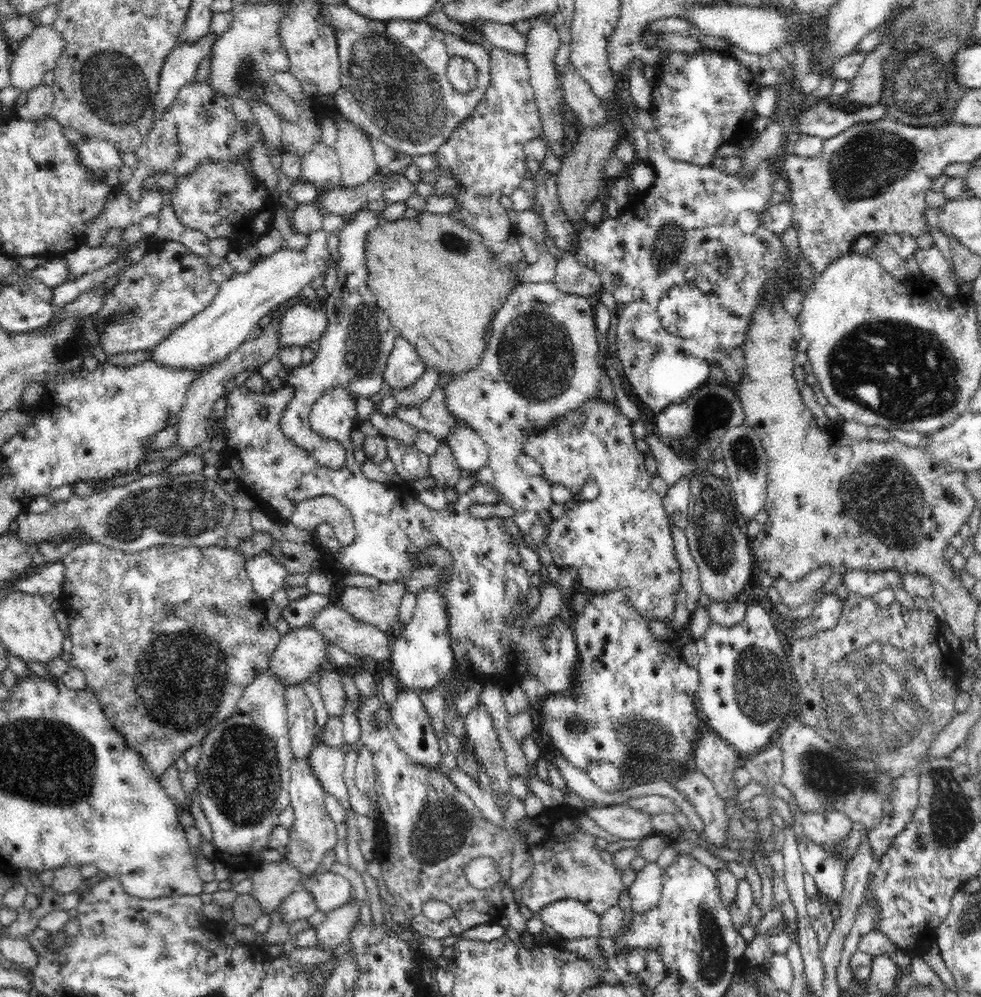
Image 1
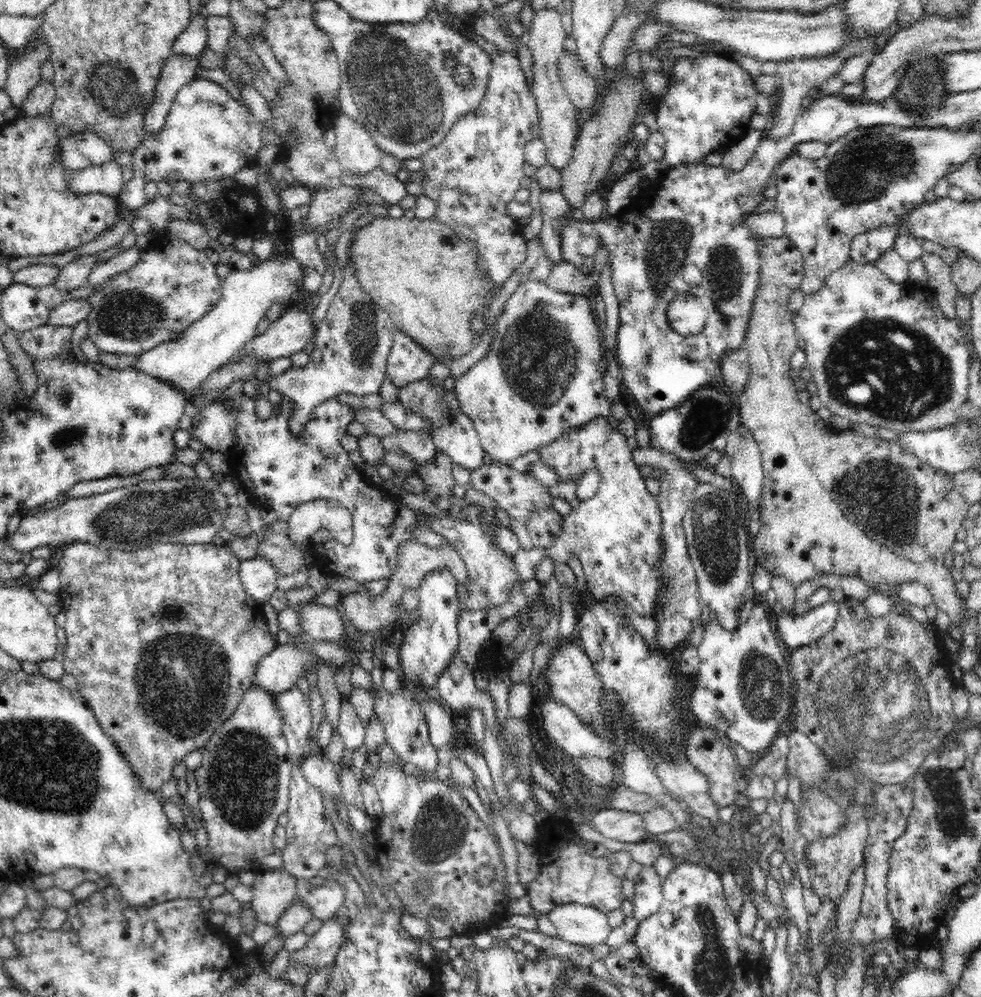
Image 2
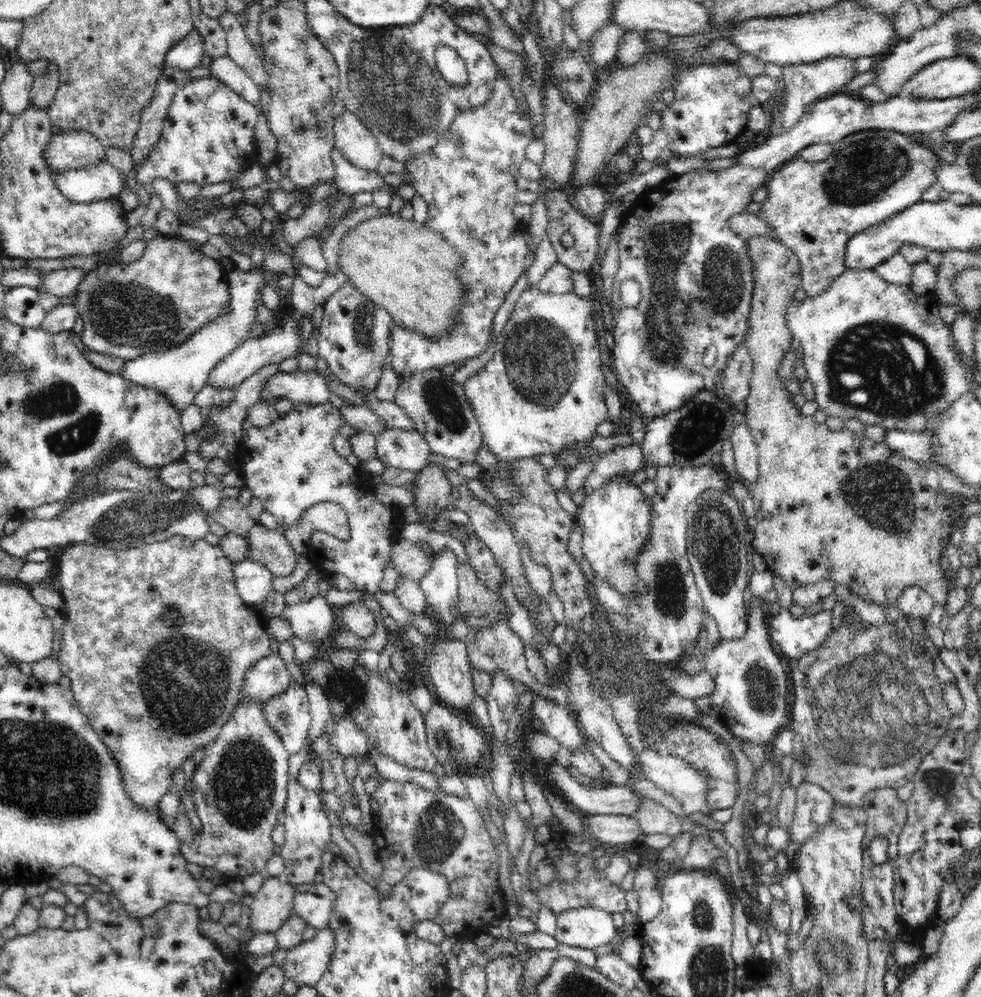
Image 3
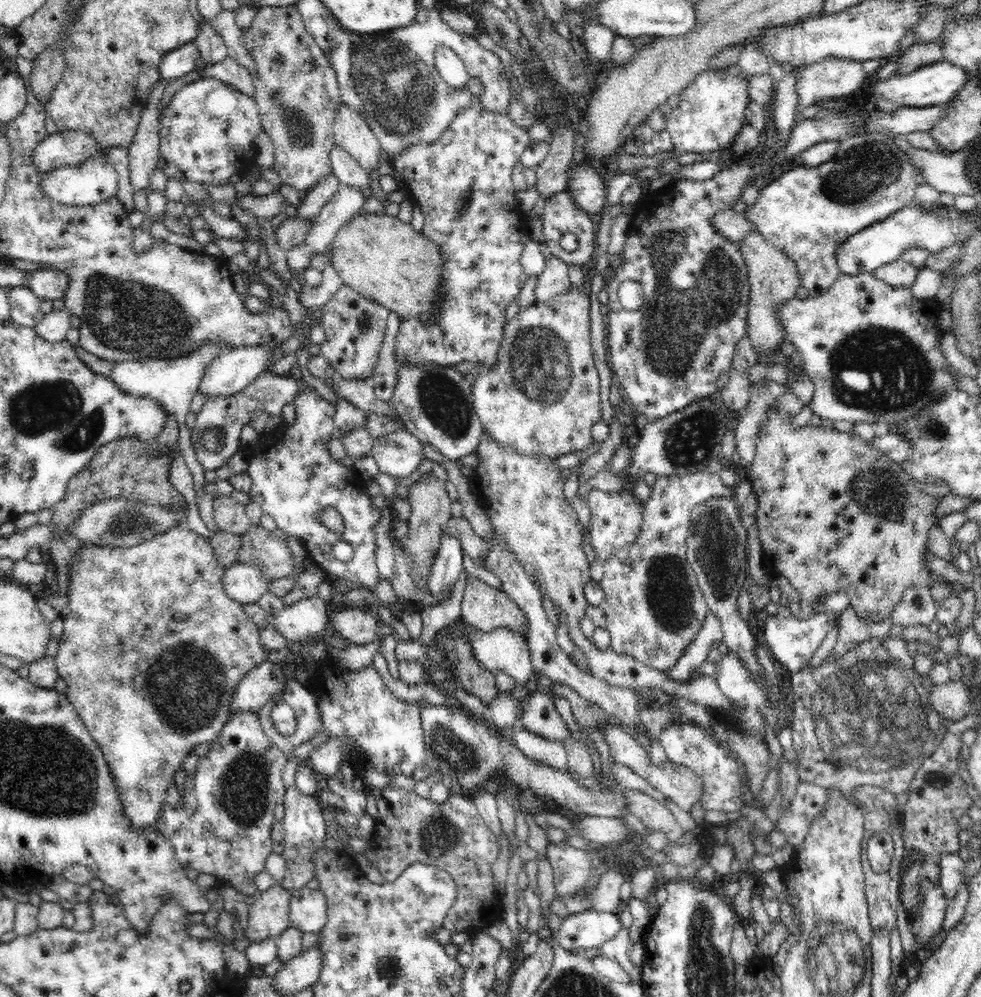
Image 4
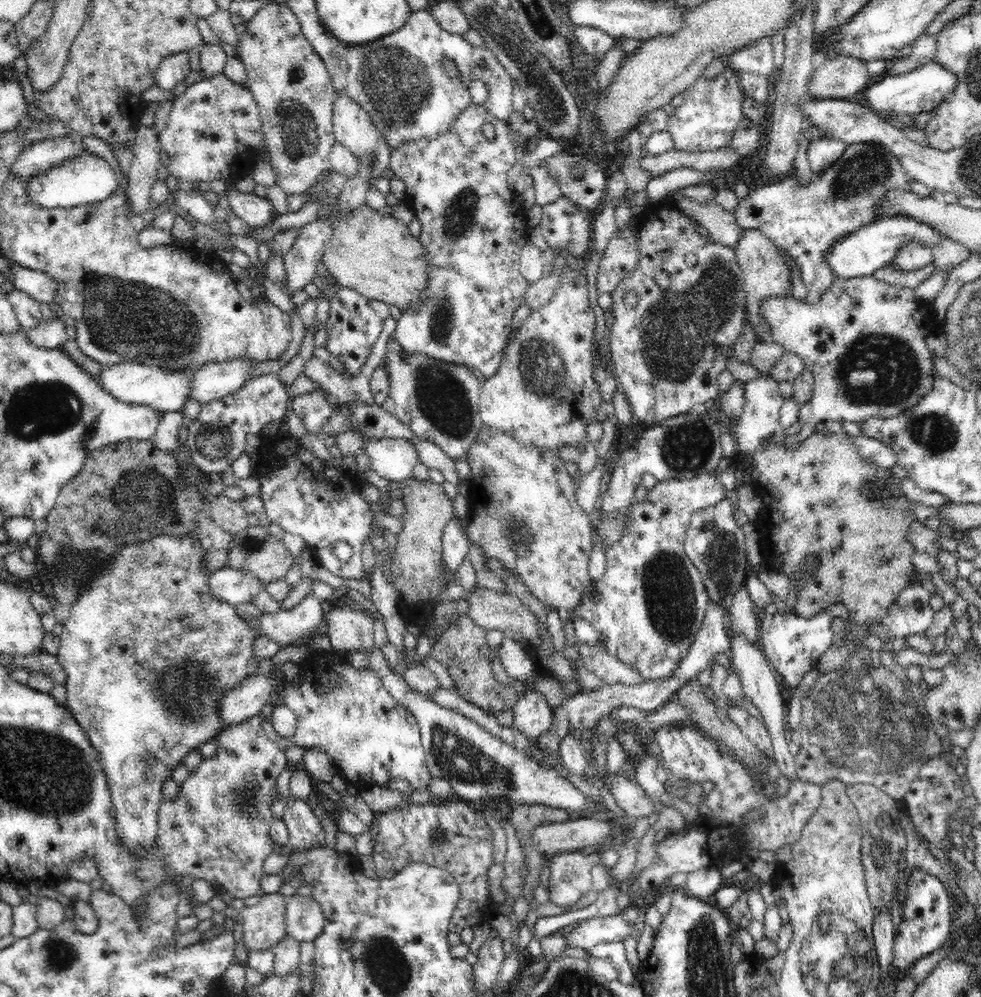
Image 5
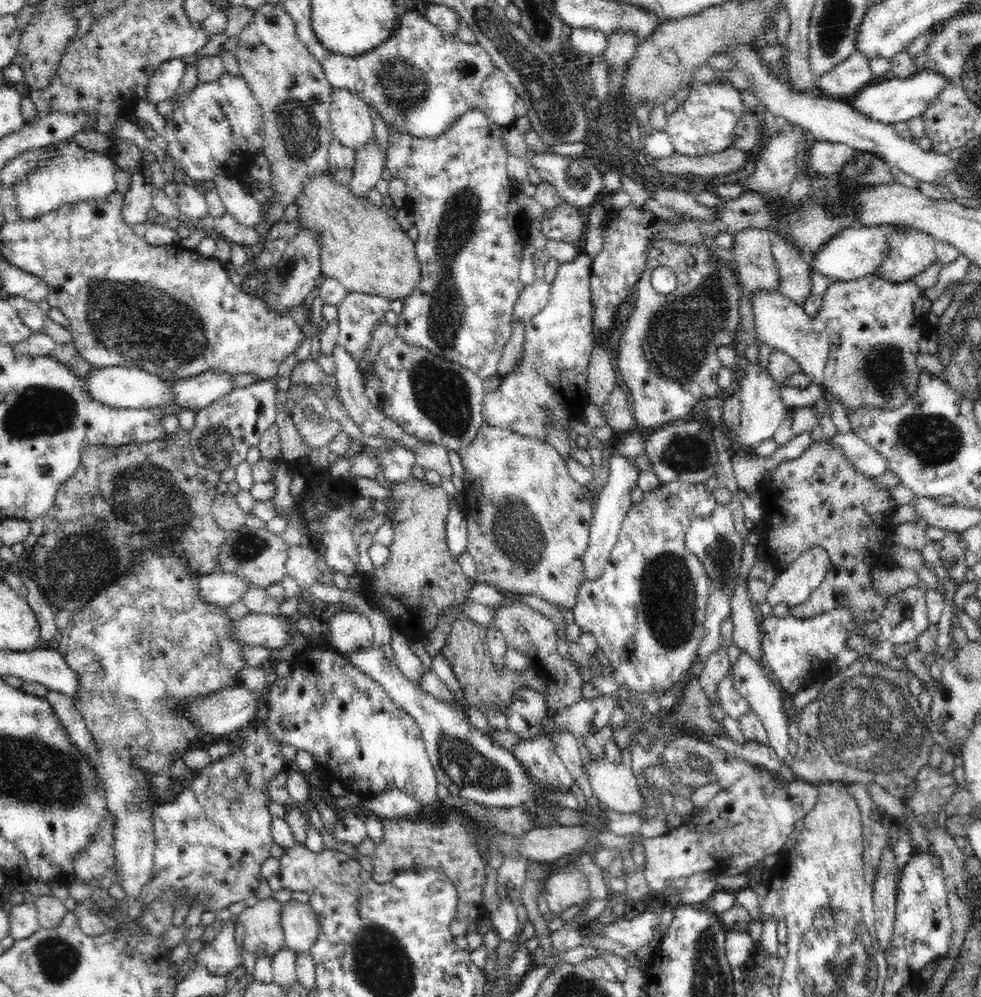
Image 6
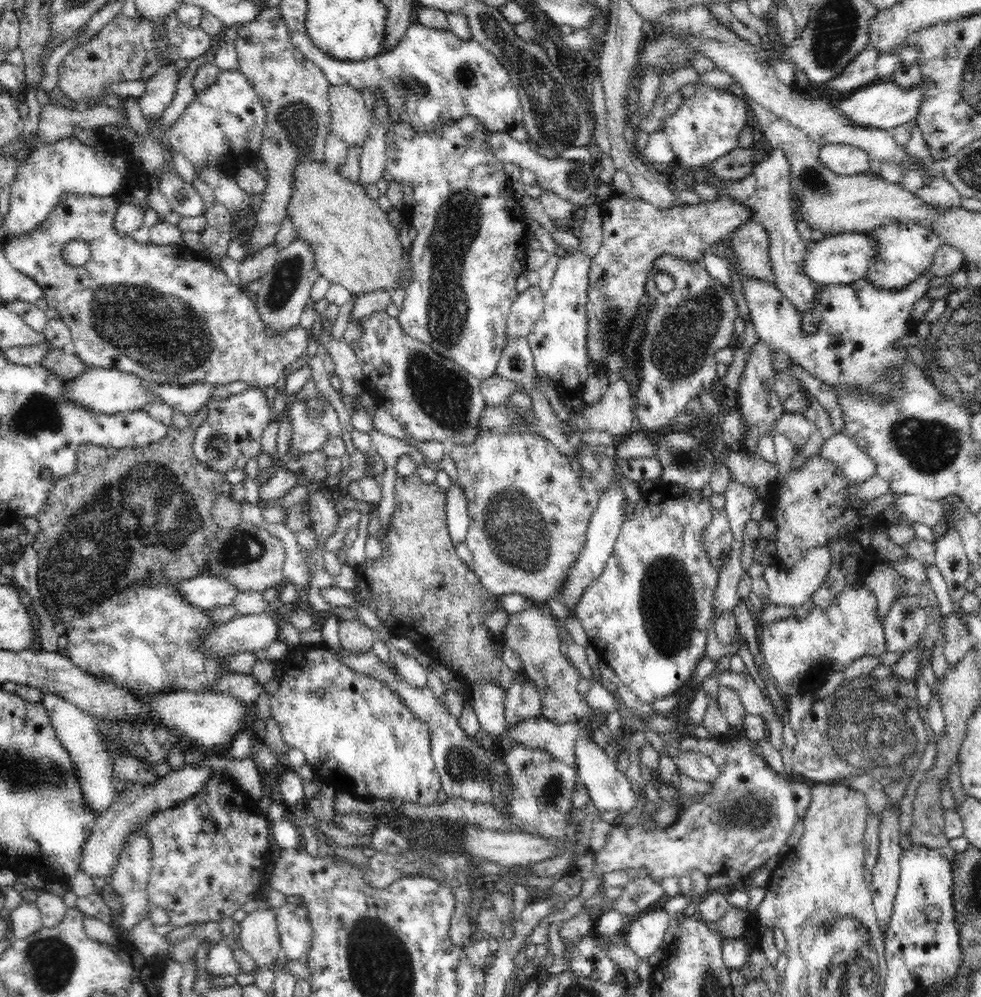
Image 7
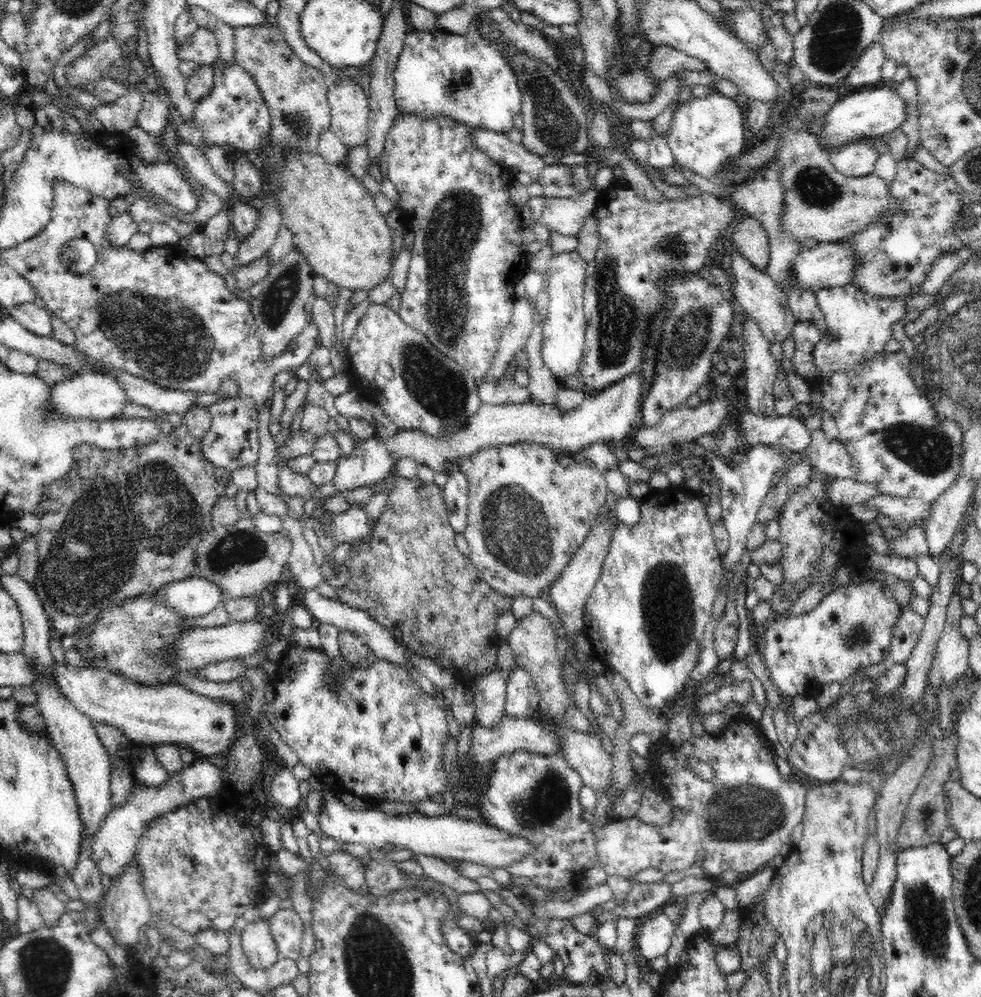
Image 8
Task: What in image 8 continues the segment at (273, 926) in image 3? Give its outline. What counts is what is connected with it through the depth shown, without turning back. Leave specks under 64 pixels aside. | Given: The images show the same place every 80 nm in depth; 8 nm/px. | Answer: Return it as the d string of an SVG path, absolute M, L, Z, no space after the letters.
M270 919L248 921L241 934L241 945L250 961L250 967L270 968L279 957L270 928Z

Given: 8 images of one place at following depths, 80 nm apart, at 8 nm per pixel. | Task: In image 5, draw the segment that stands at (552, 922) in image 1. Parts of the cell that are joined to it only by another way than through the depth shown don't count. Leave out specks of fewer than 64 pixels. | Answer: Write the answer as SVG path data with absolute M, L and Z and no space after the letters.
M622 915L591 918L572 923L564 928L567 946L570 948L588 949L602 943L624 941L630 933L634 921L627 923Z

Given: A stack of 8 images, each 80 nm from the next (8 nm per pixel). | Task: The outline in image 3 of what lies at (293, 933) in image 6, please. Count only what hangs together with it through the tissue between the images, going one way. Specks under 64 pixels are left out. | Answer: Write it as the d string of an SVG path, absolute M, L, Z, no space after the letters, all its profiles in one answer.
M324 882L304 883L294 886L292 913L302 917L306 926L320 930L328 925L336 893Z

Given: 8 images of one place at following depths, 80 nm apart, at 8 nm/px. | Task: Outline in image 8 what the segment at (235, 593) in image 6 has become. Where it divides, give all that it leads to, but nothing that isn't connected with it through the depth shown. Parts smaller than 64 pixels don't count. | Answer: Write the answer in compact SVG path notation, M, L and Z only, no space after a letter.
M198 576L170 582L156 591L156 594L163 597L166 607L184 618L204 616L226 599L226 595L214 582Z

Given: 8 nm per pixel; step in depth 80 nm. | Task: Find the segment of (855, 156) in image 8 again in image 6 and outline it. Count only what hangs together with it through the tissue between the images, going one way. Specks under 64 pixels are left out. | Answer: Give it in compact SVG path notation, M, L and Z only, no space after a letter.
M815 141L811 146L810 165L812 173L836 176L852 160L855 149L847 144L828 141Z

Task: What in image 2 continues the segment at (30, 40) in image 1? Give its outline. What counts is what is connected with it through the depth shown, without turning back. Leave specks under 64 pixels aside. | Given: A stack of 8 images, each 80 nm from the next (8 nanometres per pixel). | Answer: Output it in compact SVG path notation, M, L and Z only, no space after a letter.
M48 44L30 46L28 52L19 50L16 60L12 60L8 70L4 91L12 99L12 108L22 110L22 102L30 94L32 88L43 80L41 66L51 60L51 47Z

